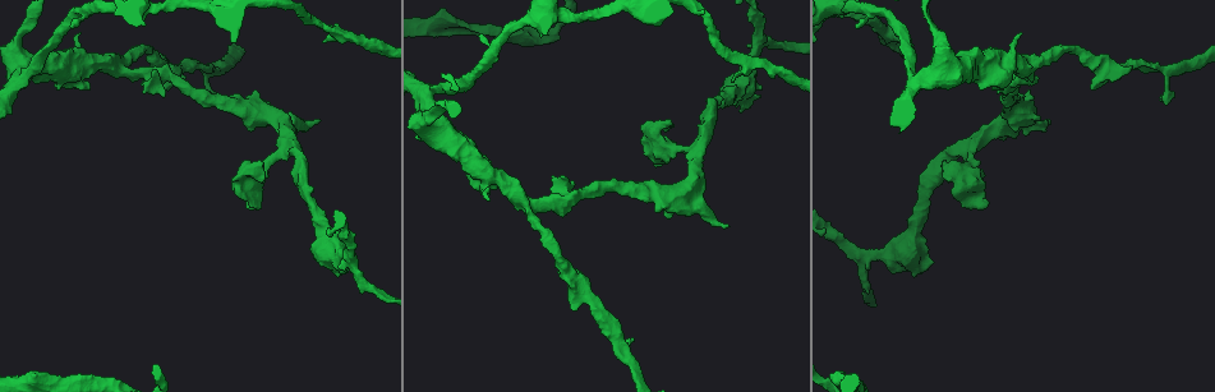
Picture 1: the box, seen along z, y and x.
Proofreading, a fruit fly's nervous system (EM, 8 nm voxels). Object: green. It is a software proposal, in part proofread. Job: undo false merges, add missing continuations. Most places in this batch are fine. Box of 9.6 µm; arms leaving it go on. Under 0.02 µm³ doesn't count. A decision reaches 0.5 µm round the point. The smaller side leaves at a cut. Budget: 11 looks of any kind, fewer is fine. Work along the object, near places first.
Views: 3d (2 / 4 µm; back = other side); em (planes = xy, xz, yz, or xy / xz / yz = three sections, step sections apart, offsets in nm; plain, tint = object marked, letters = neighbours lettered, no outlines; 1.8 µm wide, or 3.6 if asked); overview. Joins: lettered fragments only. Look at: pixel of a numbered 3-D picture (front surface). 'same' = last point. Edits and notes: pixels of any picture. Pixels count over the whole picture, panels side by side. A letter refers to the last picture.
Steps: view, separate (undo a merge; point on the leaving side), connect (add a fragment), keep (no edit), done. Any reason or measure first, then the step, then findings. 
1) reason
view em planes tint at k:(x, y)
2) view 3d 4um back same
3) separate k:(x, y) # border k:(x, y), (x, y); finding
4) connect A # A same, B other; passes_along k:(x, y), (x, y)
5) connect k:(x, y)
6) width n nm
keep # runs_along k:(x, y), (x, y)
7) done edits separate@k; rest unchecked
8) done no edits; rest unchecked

free end
view em planes plain at 1:(168, 88)

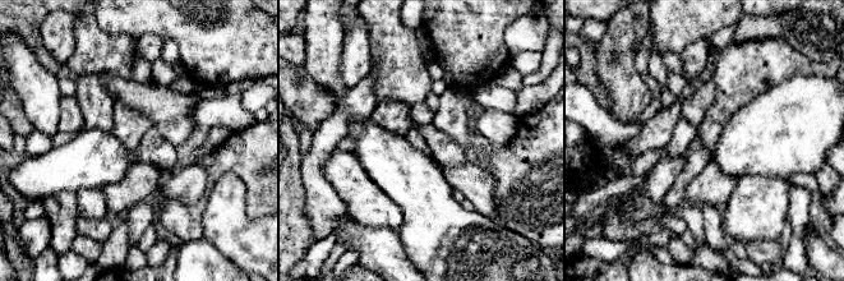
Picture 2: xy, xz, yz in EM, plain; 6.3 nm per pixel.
view em planes letters same

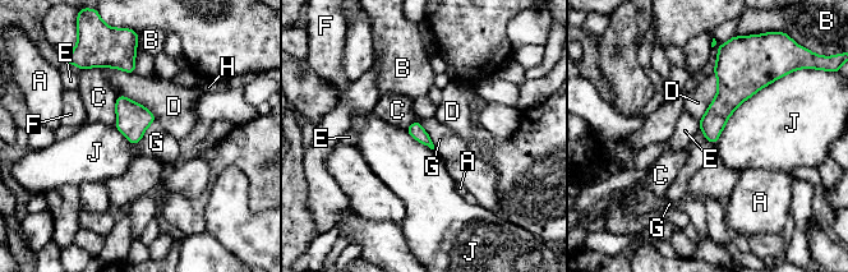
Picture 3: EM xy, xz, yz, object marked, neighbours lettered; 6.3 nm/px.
keep # A other, B other, C other, D other, E other, F other, G other, H other, J other; border 3:(155, 119), (142, 138), (133, 144); no lettered fragment goes on from it

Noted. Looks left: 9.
branch stops here
view em xz step 16 tint at 1:(318, 121)

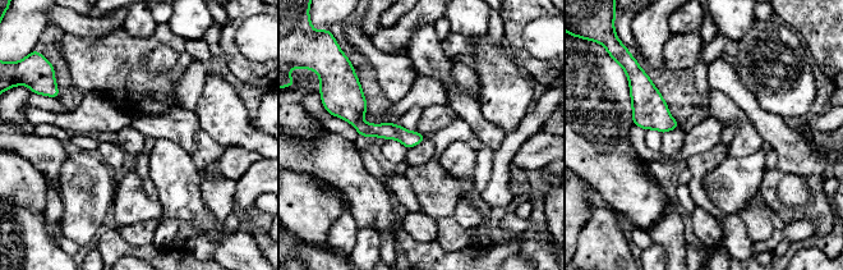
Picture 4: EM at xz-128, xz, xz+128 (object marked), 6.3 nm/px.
another direction
view em planes tint same

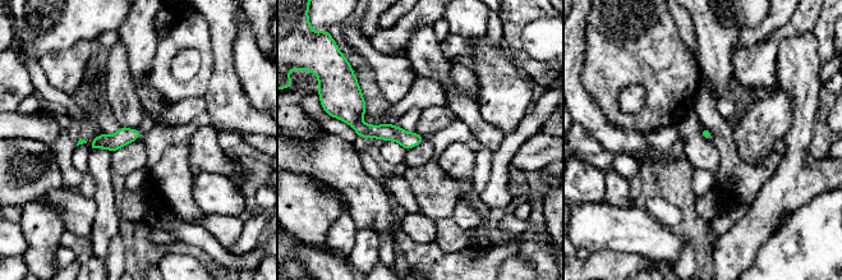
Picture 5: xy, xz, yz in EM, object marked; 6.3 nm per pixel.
view em planes letters same

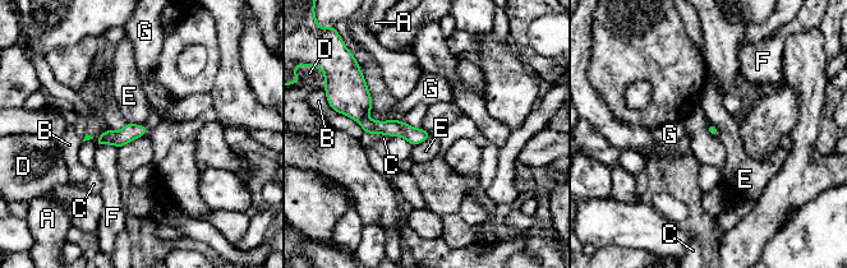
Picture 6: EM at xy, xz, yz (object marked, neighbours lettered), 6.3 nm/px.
longest_contact G 220 nm
keep # A other, B other, C other, D other, E other, F other, G other; border 6:(432, 135), (413, 146); no lettered fragment goes on from it

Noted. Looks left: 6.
branch stops here
view 3d 2um at 1:(145, 90)

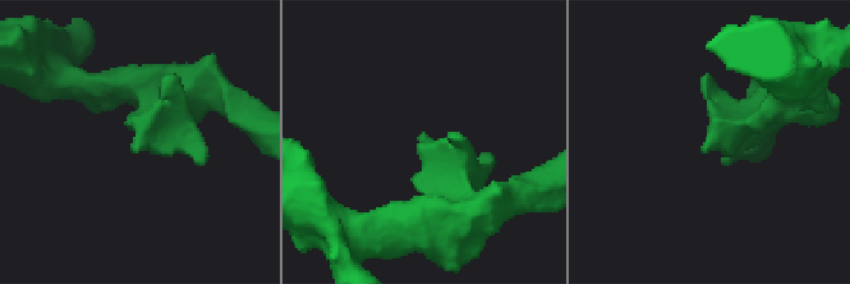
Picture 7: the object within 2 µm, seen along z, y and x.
need the tissue
view em 3.6um planes letters at 7:(706, 150)

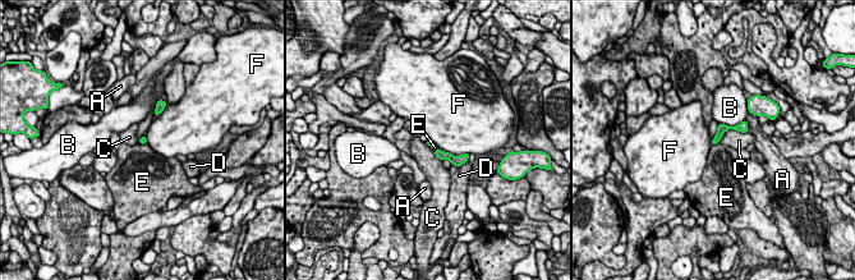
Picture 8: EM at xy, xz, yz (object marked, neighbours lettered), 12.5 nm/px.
keep # A other, B other, C other, D other, E other, F other; runs_along 8:(744, 124), (725, 128), (716, 140); none of them fits

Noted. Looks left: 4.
thin arm on a thick one
view em 3.6um planes letters at 1:(931, 76)

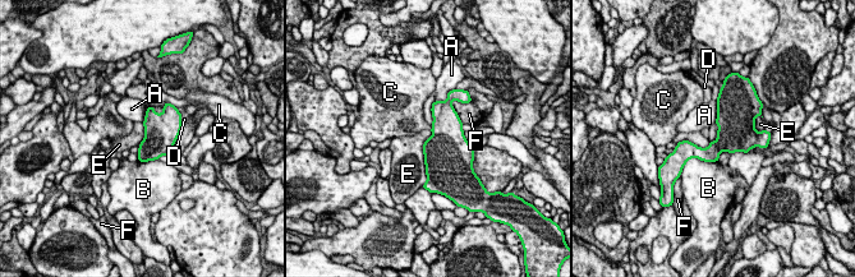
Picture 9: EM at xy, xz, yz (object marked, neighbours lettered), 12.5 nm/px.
width 260 nm
keep # A other, B other, C other, D other, E other, F other; border 9:(431, 130), (423, 144), (427, 179); continuous, no second neuron

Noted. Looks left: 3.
done no edits; rest unchecked

